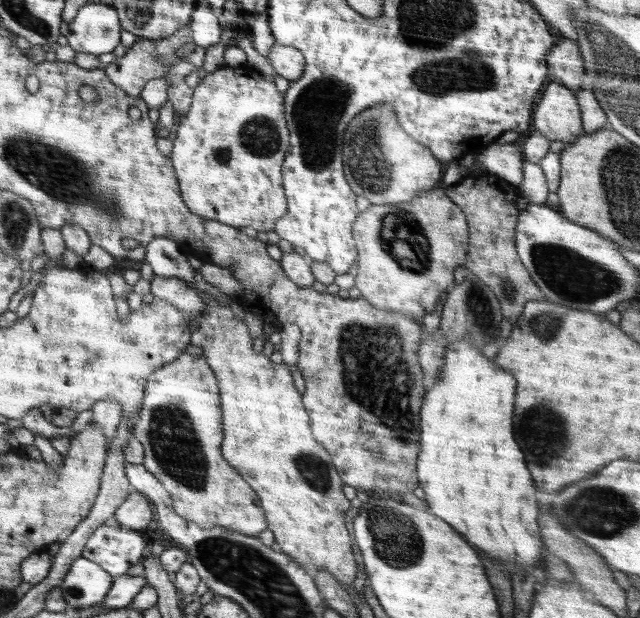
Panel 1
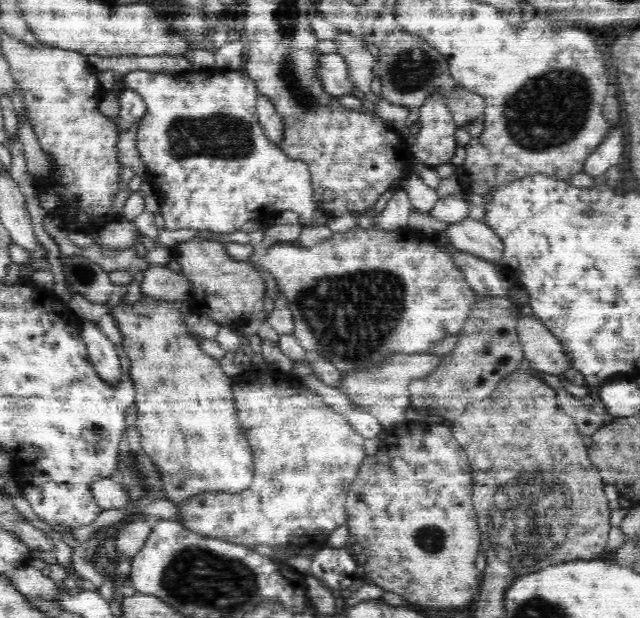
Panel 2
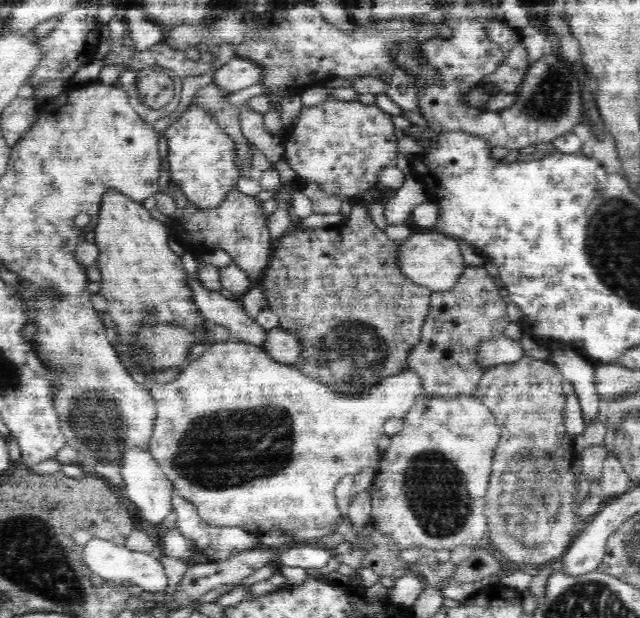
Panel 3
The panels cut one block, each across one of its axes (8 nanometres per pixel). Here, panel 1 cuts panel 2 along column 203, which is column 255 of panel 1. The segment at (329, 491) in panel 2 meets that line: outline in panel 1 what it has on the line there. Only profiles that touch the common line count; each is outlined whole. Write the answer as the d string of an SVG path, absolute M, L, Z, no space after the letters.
M186 349L176 360L154 371L148 377L141 412L137 424L132 428L132 433L143 447L141 466L154 475L172 495L174 511L181 518L201 528L223 527L245 536L258 536L267 529L267 519L258 495L239 472L226 463L221 454L222 412L218 394L217 378L206 360L193 357Z

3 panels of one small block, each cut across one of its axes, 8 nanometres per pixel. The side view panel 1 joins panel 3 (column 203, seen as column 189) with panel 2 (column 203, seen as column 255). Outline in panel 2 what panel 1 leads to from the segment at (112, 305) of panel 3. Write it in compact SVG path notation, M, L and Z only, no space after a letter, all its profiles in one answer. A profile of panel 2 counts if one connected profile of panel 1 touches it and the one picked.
M152 297L142 298L142 303L134 303L131 307L128 305L115 306L109 313L113 314L116 319L118 328L123 336L121 345L126 351L126 354L130 358L130 371L128 375L134 382L136 387L136 416L138 417L136 426L140 430L141 446L144 453L153 461L155 467L161 473L161 479L163 480L163 491L165 492L164 497L171 500L174 505L178 508L183 505L184 502L189 501L191 496L203 493L206 491L230 491L240 492L244 491L245 488L250 486L253 479L254 462L252 462L252 452L250 452L250 444L246 440L246 436L240 432L240 423L238 423L238 416L236 416L236 406L234 406L234 394L233 394L233 378L226 375L222 370L222 365L214 357L210 357L196 342L194 337L188 332L184 319L180 317L180 312L174 307L173 301L154 299Z

